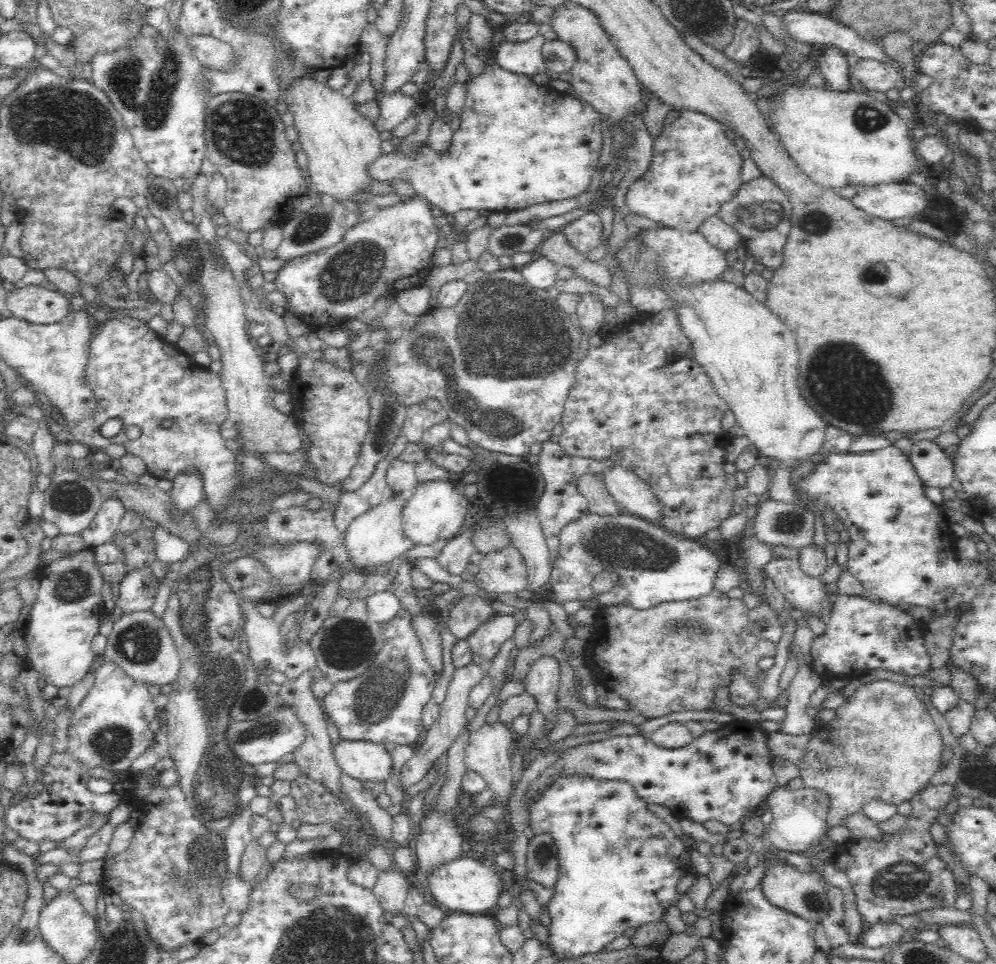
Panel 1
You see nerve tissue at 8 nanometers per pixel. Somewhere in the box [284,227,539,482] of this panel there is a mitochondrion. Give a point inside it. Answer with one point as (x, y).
(361, 268)

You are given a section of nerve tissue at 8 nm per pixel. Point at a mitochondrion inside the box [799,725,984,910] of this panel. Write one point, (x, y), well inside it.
(899, 880)

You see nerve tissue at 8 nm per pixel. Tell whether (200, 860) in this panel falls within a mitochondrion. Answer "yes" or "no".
yes

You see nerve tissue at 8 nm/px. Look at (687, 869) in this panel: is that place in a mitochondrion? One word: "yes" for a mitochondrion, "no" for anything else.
no

